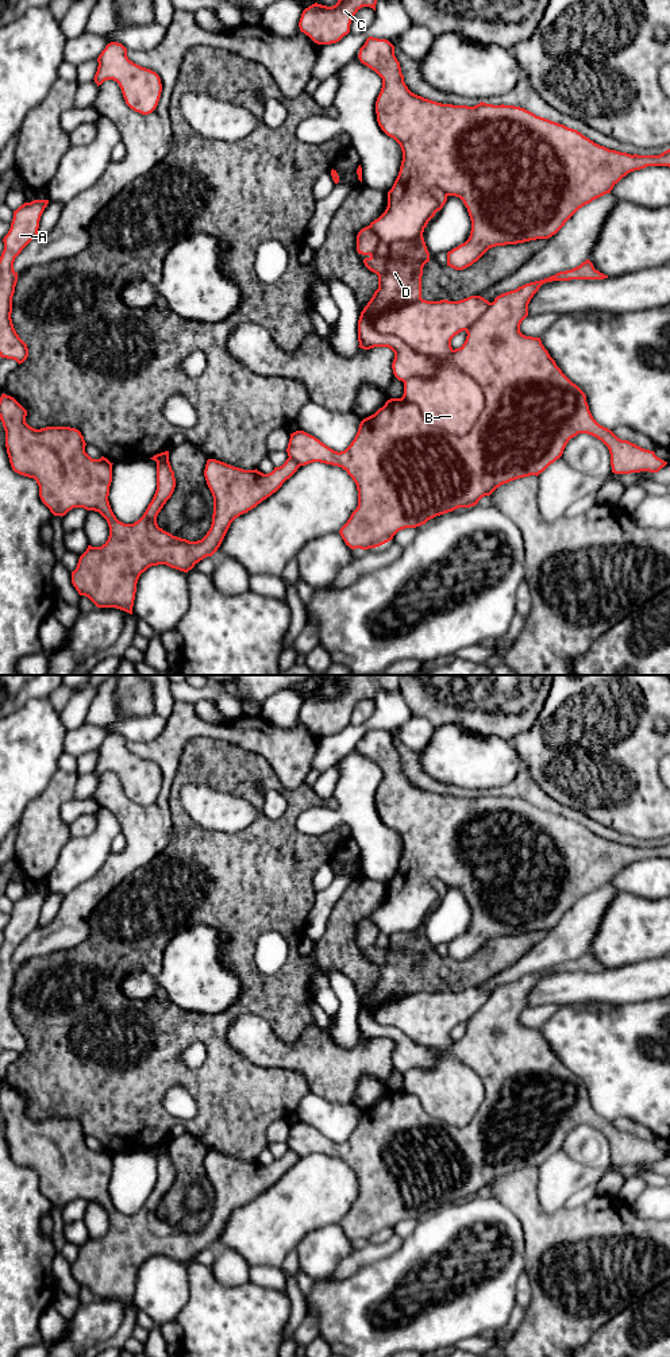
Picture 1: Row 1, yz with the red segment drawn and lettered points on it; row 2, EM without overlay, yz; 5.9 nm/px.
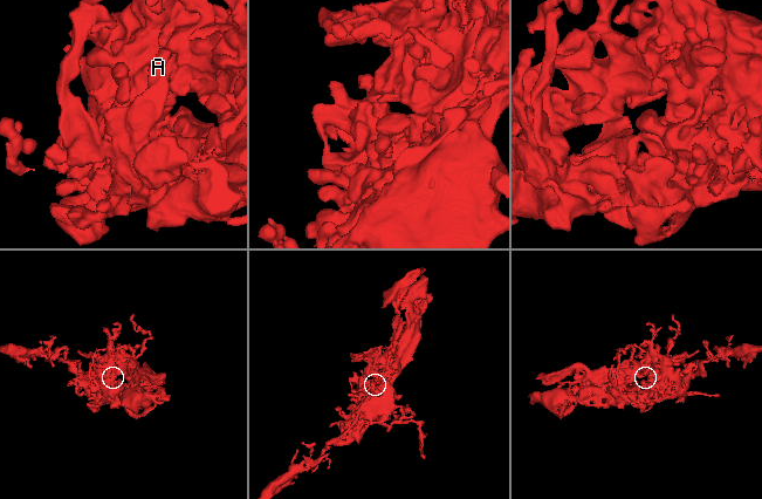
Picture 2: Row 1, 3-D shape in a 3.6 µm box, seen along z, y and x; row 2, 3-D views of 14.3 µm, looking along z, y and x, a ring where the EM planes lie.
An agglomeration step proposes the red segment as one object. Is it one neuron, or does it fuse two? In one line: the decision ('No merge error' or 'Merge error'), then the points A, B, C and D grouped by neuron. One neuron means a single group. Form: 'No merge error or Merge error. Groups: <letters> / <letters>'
Merge error. Groups: A B C / D

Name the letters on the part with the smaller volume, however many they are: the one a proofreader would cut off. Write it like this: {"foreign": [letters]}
{"foreign": ["D"]}

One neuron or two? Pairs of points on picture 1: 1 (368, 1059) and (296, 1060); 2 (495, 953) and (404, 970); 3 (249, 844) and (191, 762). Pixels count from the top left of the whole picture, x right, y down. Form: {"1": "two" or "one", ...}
{"1": "one", "2": "one", "3": "one"}

